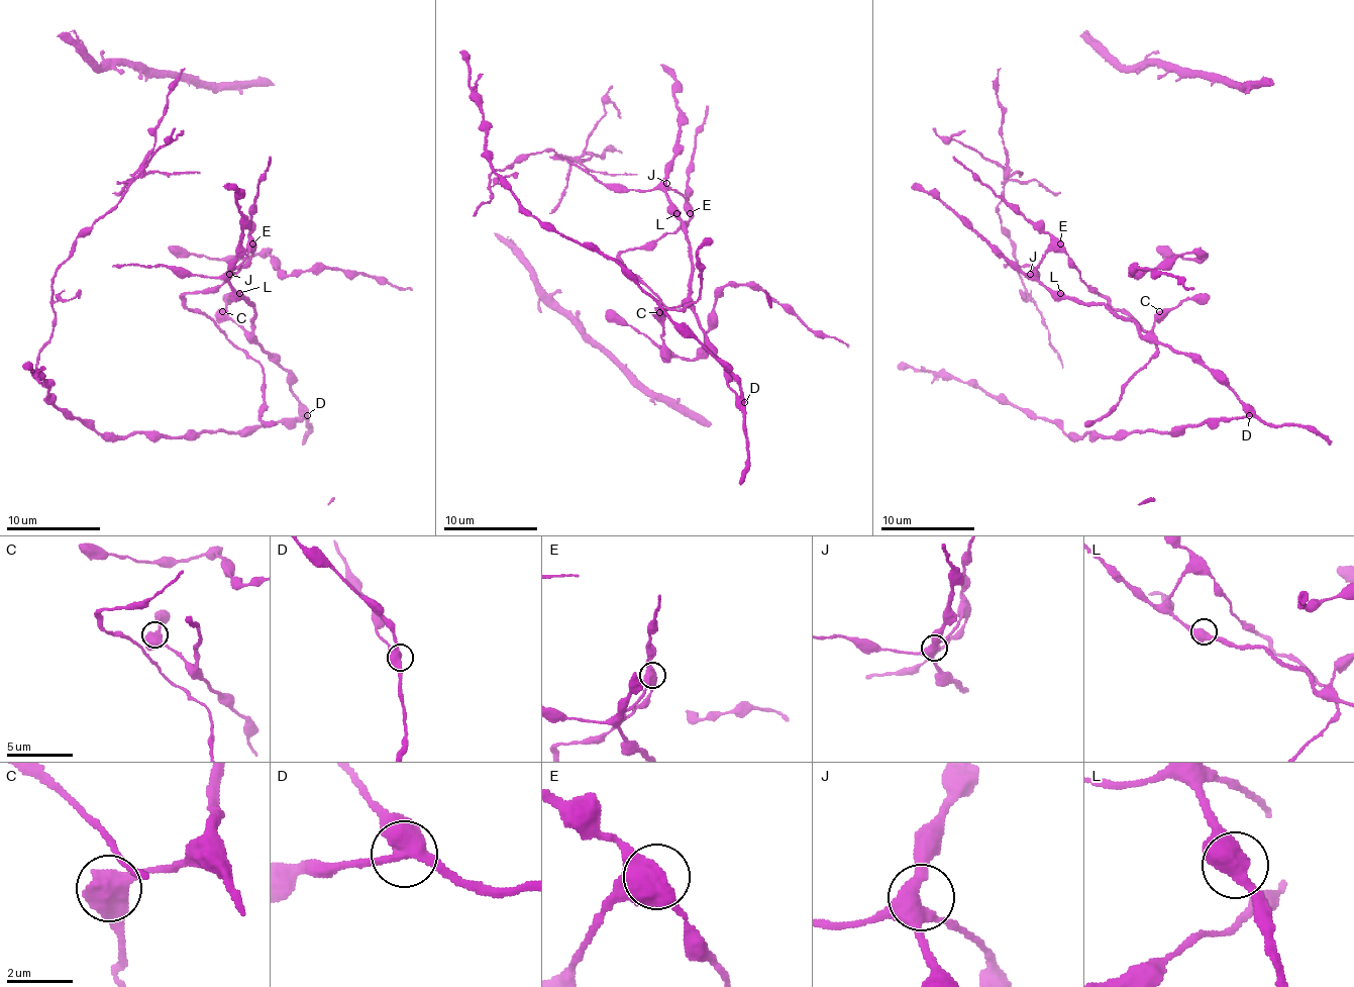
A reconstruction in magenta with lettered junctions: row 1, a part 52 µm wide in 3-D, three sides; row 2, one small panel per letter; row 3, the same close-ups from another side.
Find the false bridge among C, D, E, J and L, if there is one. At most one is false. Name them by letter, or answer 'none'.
E

